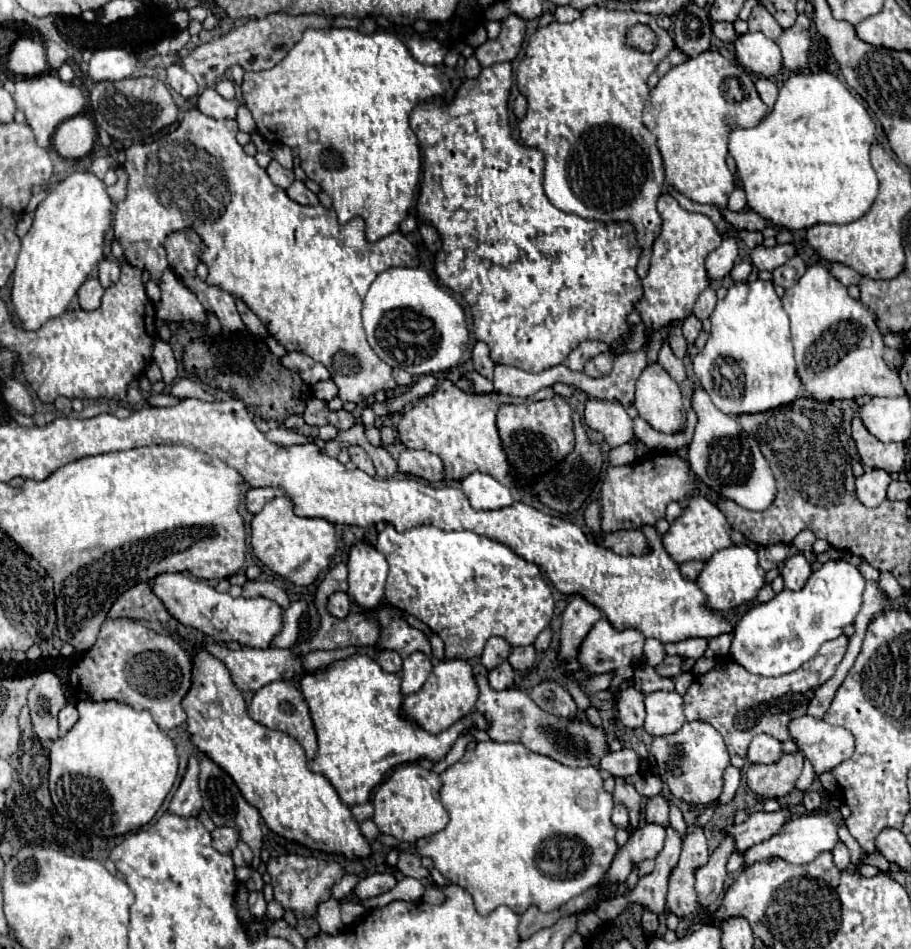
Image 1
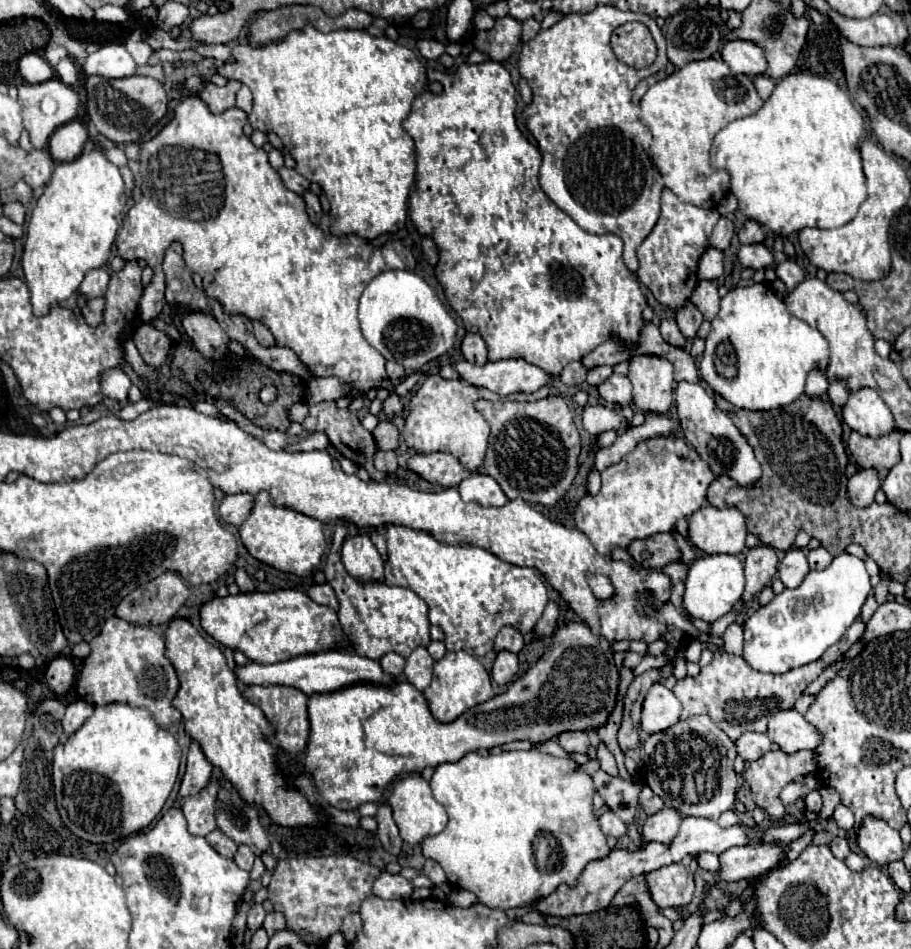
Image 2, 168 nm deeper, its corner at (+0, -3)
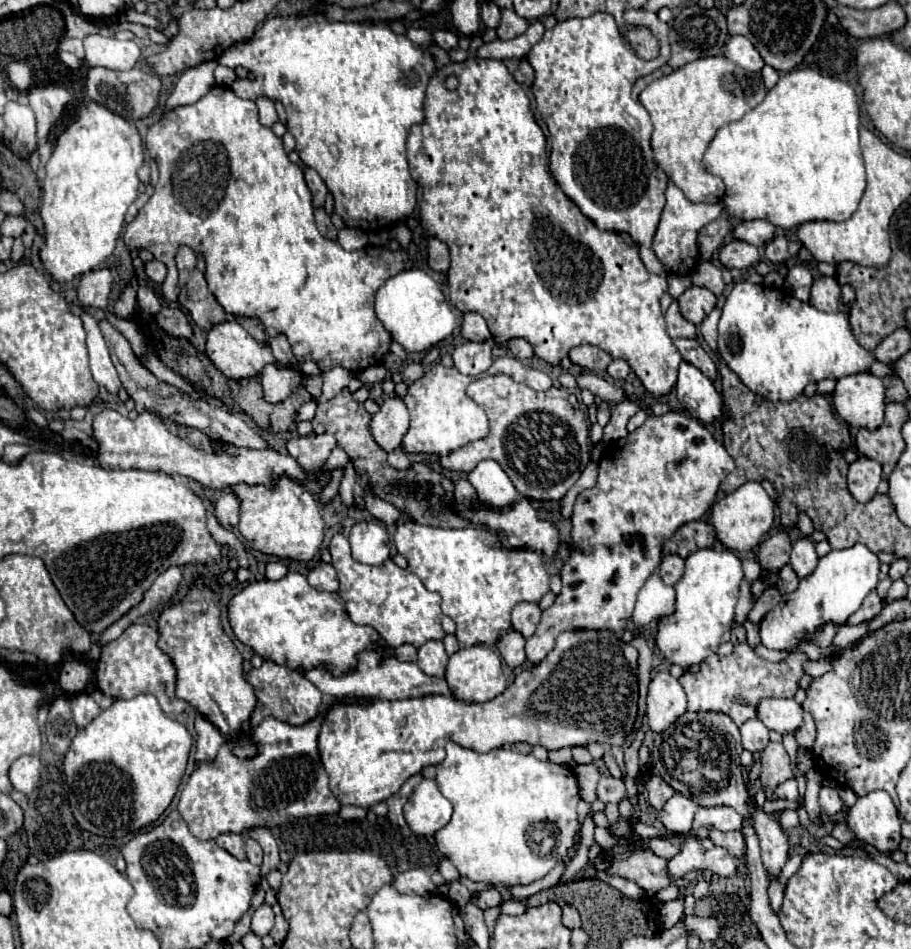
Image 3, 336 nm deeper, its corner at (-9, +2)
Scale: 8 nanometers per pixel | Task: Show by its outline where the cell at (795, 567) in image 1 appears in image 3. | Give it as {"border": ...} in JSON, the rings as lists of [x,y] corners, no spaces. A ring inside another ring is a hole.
{"border":[[[809,537],[797,539],[791,551],[791,567],[793,571],[803,579],[809,573],[813,573],[813,569],[817,567],[817,553],[815,553],[815,543]]]}

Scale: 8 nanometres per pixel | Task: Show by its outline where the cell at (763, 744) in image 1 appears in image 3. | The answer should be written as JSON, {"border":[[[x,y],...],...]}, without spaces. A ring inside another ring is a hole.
{"border":[[[759,719],[745,721],[739,727],[739,731],[741,731],[743,749],[747,749],[751,753],[761,753],[765,749],[765,745],[769,743],[769,729],[765,729],[765,725],[761,725]]]}

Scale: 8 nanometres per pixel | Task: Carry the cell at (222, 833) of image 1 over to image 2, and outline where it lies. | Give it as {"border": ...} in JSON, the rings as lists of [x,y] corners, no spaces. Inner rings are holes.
{"border":[[[212,830],[212,832],[206,836],[206,840],[208,840],[208,844],[210,844],[218,854],[222,854],[224,858],[234,858],[234,854],[236,854],[236,850],[238,850],[238,844],[236,844],[232,838],[228,838],[222,830]]]}

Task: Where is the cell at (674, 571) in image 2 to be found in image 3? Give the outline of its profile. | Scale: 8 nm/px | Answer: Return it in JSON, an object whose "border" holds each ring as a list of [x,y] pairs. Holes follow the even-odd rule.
{"border":[[[665,555],[661,565],[657,567],[657,573],[665,585],[675,585],[683,577],[683,571],[685,571],[685,561],[679,555]]]}

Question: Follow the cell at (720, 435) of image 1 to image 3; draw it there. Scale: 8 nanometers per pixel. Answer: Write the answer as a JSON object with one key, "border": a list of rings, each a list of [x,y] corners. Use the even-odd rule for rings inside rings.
{"border":[[[683,361],[679,365],[679,379],[675,389],[681,405],[691,411],[693,417],[697,417],[701,423],[725,419],[721,395],[715,391],[713,383],[691,363]]]}

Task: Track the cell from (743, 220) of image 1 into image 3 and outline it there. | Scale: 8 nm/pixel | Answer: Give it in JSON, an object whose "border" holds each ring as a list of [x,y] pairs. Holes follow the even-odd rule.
{"border":[[[743,221],[733,229],[733,237],[755,247],[765,247],[775,235],[775,227],[769,221]]]}

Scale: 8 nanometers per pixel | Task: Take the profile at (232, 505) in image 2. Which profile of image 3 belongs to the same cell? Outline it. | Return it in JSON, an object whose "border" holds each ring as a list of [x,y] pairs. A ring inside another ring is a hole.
{"border":[[[223,491],[219,495],[217,505],[215,505],[215,517],[227,529],[233,529],[237,525],[237,521],[239,521],[239,501],[233,493]]]}

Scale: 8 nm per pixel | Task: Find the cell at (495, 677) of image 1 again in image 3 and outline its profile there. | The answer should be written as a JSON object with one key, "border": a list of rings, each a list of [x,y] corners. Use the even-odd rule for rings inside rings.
{"border":[[[507,631],[505,635],[501,635],[501,639],[497,641],[497,649],[501,653],[501,657],[505,659],[505,663],[509,667],[519,667],[525,661],[525,651],[523,651],[525,639],[519,631]]]}

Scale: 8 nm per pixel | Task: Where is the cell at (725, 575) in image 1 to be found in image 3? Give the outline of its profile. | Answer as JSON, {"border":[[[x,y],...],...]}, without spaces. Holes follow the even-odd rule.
{"border":[[[697,549],[689,553],[685,559],[685,573],[683,577],[673,585],[675,587],[675,611],[671,615],[665,615],[657,623],[657,649],[659,653],[669,661],[683,669],[689,669],[691,665],[699,665],[705,657],[713,655],[721,645],[721,635],[731,629],[735,619],[735,605],[739,597],[739,583],[743,579],[743,567],[741,559],[737,559],[735,553],[729,549],[715,551],[715,549]]]}

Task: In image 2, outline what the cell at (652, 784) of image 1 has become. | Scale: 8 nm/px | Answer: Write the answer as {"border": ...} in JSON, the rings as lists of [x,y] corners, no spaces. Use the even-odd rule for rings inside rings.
{"border":[[[598,770],[594,774],[594,786],[596,792],[606,800],[612,812],[616,812],[626,824],[634,822],[636,806],[638,806],[638,796],[642,788],[630,780],[614,778],[606,774],[604,770]]]}

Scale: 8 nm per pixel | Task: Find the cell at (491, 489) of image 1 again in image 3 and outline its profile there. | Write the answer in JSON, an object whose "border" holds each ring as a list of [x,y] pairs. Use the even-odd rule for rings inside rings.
{"border":[[[487,459],[481,461],[471,473],[469,483],[475,487],[479,501],[493,505],[493,507],[507,507],[521,499],[521,493],[513,487],[507,473],[501,469],[499,463]]]}

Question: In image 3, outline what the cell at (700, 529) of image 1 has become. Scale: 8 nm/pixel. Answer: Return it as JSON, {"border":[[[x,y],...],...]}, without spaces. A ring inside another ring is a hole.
{"border":[[[747,481],[737,491],[729,493],[721,501],[717,501],[711,509],[711,523],[715,525],[717,539],[731,551],[745,553],[755,549],[763,535],[771,531],[771,525],[775,521],[775,501],[769,497],[769,493],[761,487],[757,481]]]}

